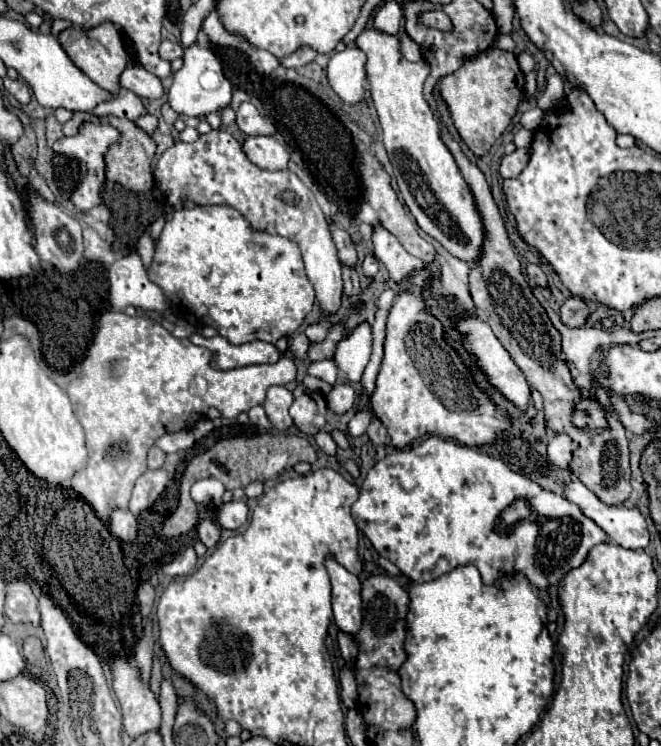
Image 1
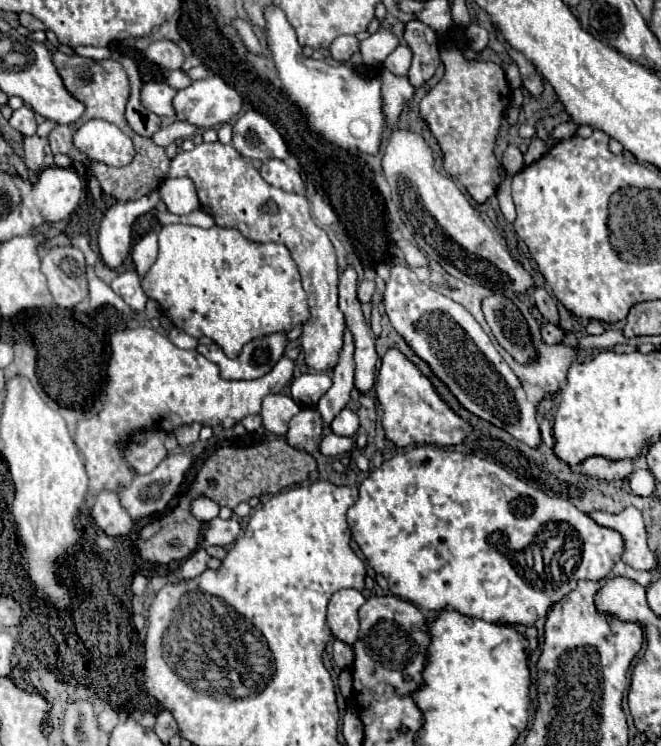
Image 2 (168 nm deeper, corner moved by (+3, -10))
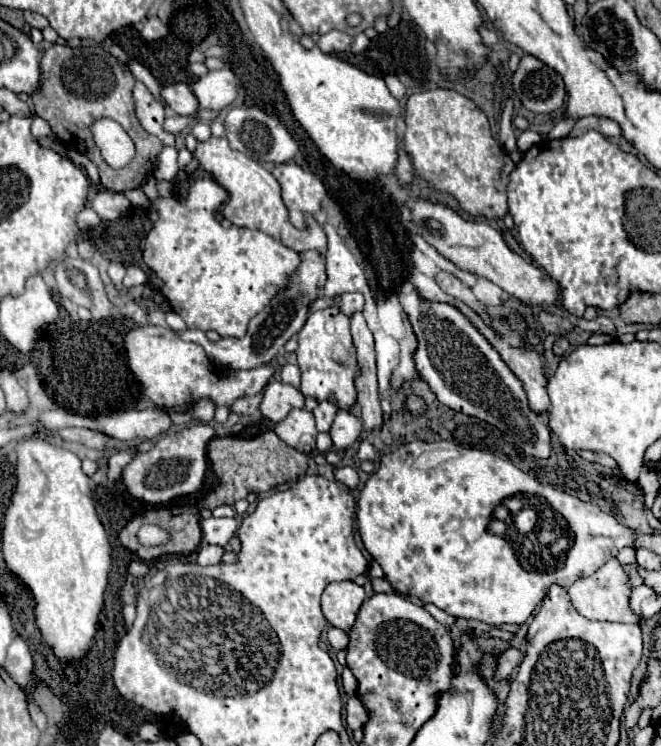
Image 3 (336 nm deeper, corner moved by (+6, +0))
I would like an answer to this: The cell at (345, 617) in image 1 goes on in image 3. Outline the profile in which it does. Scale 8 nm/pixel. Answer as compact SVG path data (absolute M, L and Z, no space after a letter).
M353 581L329 583L321 597L323 615L333 627L349 631L355 625L355 617L363 599L365 589Z

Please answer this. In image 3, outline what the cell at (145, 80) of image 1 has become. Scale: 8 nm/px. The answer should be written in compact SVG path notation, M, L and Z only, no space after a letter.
M187 83L163 85L161 87L161 99L165 101L167 107L171 107L179 115L191 115L191 113L195 113L199 109L197 99L193 97Z

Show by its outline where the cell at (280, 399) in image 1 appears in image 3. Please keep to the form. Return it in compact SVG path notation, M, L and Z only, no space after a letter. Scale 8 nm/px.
M269 381L263 391L261 413L273 423L279 423L287 417L291 409L303 409L303 393L281 381Z

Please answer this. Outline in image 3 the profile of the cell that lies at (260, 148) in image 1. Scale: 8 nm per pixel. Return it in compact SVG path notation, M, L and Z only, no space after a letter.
M293 161L275 165L273 175L283 187L283 201L289 209L291 223L295 227L303 227L303 215L317 213L323 197L327 195L323 183L313 173L305 173Z

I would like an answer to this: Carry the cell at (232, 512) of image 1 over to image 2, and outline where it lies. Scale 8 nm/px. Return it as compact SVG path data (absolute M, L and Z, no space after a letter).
M216 517L216 519L212 519L208 523L208 529L204 533L204 539L206 539L208 545L226 547L226 545L232 545L236 541L238 533L240 533L240 525L238 525L236 519L224 521L224 519Z

